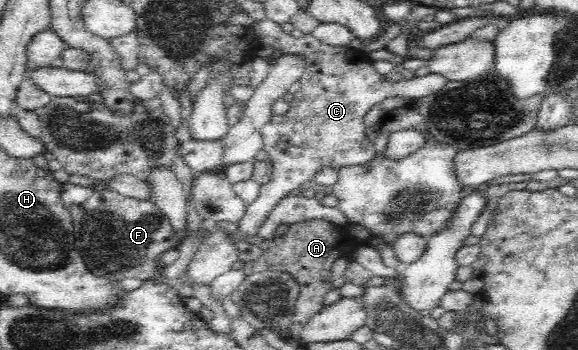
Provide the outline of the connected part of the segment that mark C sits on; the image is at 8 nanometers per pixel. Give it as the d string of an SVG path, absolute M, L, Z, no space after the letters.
M268 19L256 21L249 30L253 30L255 38L262 45L272 46L283 55L301 55L307 68L299 80L301 90L294 94L287 113L284 116L272 115L271 120L261 128L263 147L269 156L272 175L269 182L260 185L259 196L246 208L243 218L238 222L237 233L229 233L235 244L255 236L277 202L307 180L314 180L321 168L329 166L338 169L362 165L377 156L374 145L367 139L366 127L363 125L363 116L372 106L393 96L417 100L442 90L448 82L445 76L428 72L411 80L390 82L377 74L370 59L357 60L353 56L347 56L350 50L348 46L327 45L312 35L294 38Z

